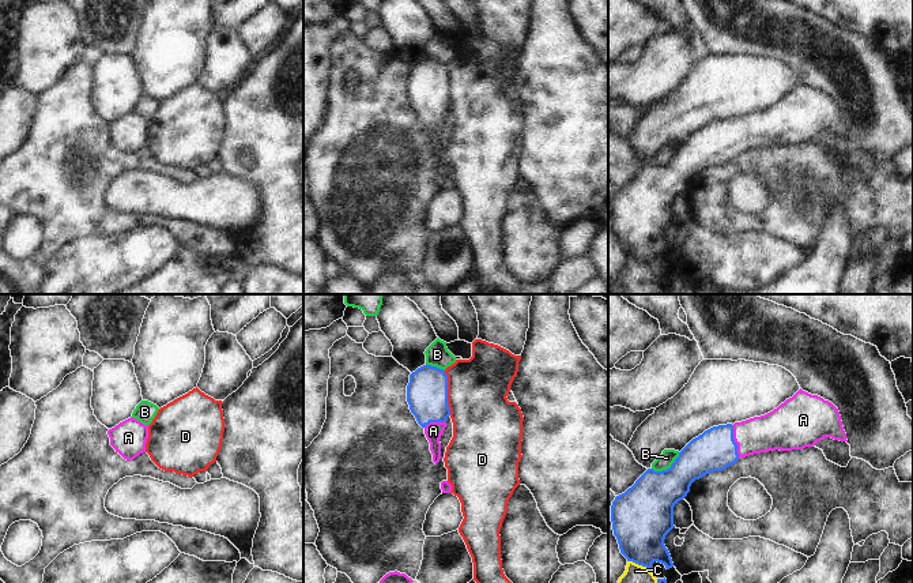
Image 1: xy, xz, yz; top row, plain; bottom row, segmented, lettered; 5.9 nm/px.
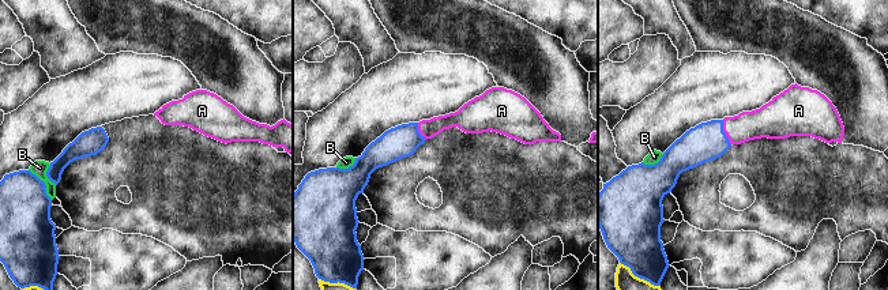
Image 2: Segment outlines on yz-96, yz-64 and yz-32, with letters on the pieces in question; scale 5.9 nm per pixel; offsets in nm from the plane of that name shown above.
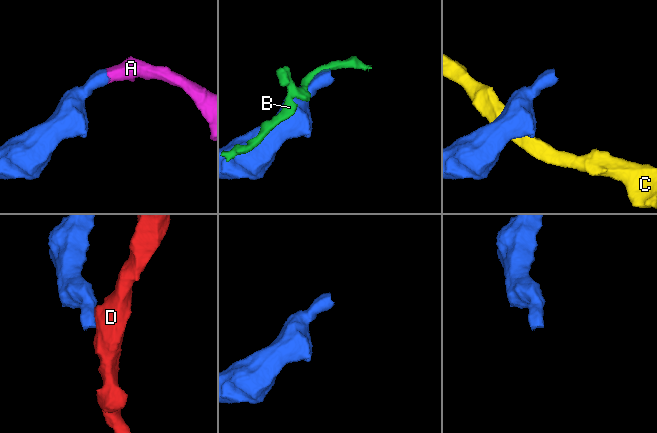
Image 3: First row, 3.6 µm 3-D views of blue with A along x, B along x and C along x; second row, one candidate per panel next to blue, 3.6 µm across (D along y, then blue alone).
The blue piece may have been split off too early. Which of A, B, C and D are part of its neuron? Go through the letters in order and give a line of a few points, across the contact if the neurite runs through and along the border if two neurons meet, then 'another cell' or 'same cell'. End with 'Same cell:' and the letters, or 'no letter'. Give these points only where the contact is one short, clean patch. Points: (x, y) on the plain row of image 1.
A: line yz (715, 145), (734, 136), (774, 125); same cell
B: another cell
C: line yz (627, 255), (645, 260), (651, 266); another cell
D: line xz (444, 66), (451, 109); another cell
Same cell: A

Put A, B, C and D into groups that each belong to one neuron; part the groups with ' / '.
A / B / C / D

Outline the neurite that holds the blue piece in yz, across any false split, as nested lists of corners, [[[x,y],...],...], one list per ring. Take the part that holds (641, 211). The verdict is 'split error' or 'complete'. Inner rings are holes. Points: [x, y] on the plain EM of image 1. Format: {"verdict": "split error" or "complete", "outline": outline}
{"verdict": "split error", "outline": [[[801,83],[773,106],[742,117],[713,121],[693,133],[669,163],[648,163],[611,200],[620,248],[652,266],[654,256],[674,262],[664,240],[674,221],[674,202],[695,174],[723,166],[740,153],[769,146],[814,142],[825,132],[846,136],[838,104]]]}

